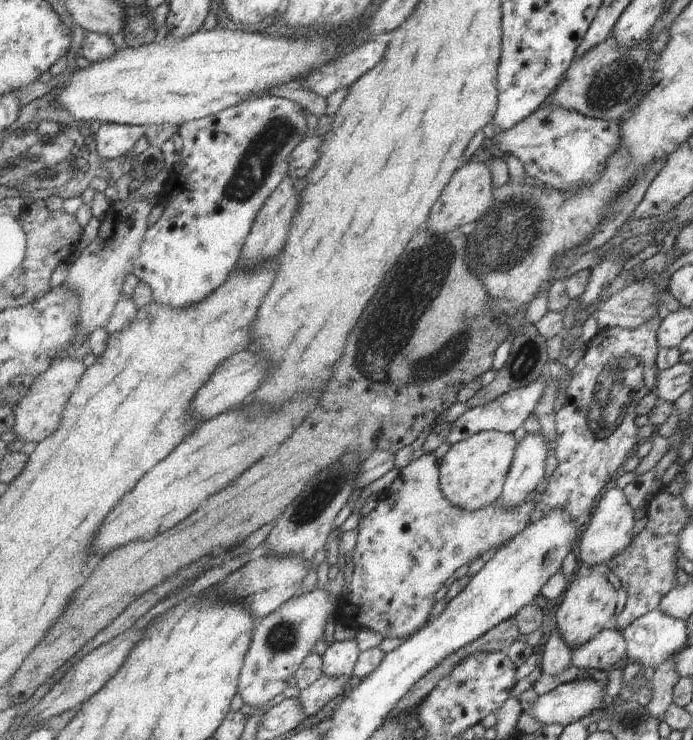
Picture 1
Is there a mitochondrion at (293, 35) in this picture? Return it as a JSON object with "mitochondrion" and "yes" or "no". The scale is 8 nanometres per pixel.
{"mitochondrion":"no"}

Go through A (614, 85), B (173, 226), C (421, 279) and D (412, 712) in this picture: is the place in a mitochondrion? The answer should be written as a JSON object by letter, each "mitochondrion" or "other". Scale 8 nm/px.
{"A":"mitochondrion","B":"other","C":"mitochondrion","D":"other"}

